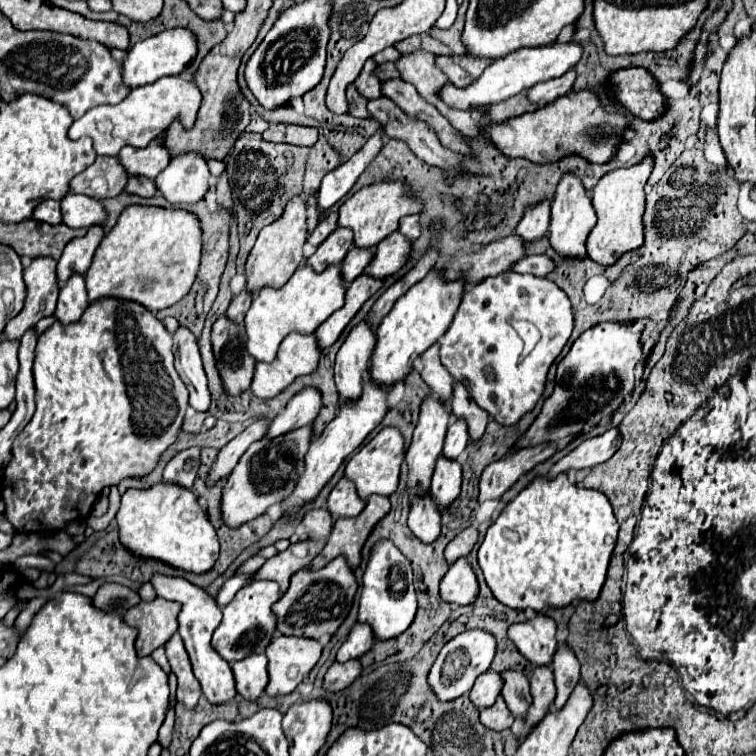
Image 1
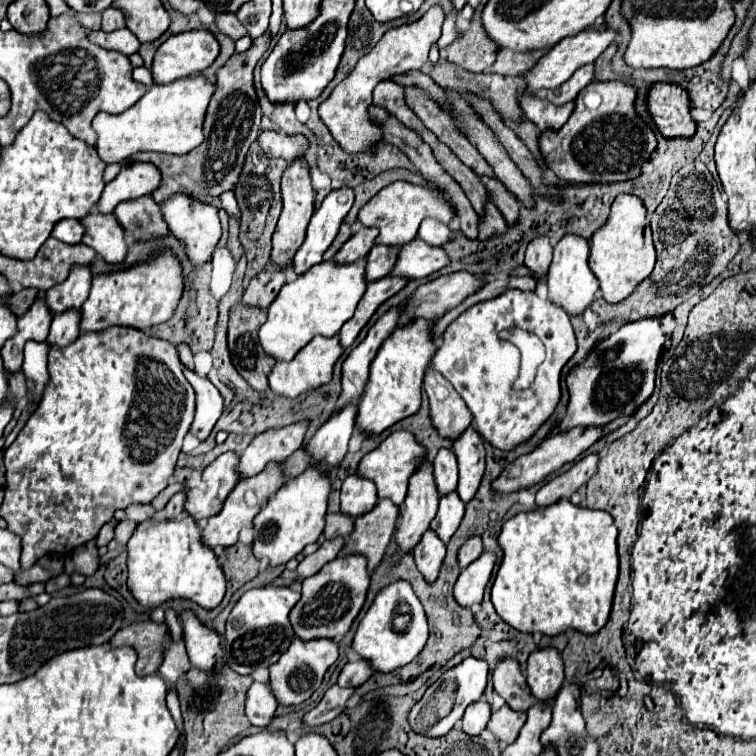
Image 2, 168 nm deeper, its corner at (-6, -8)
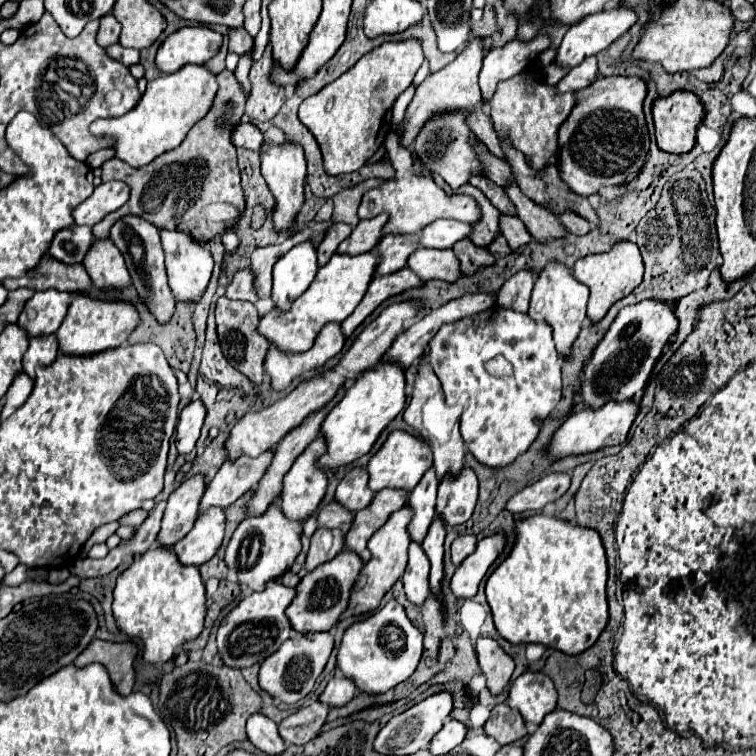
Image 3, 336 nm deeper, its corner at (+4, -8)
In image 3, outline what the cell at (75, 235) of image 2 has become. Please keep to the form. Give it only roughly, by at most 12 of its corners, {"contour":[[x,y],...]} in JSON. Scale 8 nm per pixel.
{"contour":[[75,224],[53,236],[49,254],[65,264],[83,262],[91,228]]}

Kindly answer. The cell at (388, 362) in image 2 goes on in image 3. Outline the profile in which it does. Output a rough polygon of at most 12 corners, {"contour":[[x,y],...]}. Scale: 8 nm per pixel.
{"contour":[[379,362],[327,414],[321,466],[371,450],[403,412],[405,372]]}

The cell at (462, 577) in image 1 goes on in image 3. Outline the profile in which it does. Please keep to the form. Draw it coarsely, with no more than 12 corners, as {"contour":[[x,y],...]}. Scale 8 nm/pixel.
{"contour":[[501,534],[479,540],[451,578],[457,598],[473,598],[499,556]]}

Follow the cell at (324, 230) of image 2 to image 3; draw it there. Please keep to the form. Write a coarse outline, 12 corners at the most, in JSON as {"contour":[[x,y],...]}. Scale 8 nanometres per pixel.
{"contour":[[297,244],[273,268],[273,302],[287,310],[317,270],[313,244]]}

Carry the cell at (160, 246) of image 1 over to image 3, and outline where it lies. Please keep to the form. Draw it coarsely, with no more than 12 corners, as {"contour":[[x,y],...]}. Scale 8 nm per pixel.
{"contour":[[77,294],[55,332],[73,356],[125,346],[133,302]]}

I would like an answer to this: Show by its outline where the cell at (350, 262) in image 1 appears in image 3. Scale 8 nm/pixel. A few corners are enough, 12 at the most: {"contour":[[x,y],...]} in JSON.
{"contour":[[417,234],[383,236],[375,274],[393,274],[417,250]]}

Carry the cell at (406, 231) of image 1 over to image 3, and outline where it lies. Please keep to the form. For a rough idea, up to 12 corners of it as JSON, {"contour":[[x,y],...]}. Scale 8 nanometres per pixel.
{"contour":[[435,220],[421,234],[423,248],[451,248],[471,234],[457,220]]}

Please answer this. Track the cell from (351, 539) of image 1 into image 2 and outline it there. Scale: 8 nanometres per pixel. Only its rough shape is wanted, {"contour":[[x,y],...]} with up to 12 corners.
{"contour":[[379,500],[355,520],[339,556],[363,554],[373,572],[395,532],[399,506]]}

